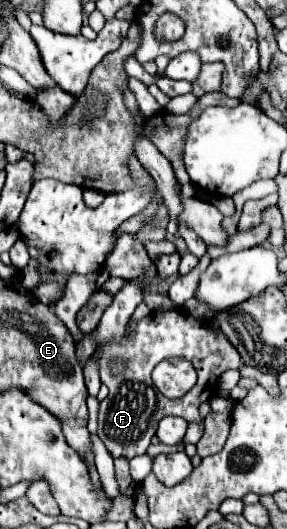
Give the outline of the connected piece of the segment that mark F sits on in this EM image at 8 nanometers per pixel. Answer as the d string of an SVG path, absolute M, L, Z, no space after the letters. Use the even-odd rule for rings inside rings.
M185 309L153 311L151 315L135 323L133 337L131 337L131 327L127 325L127 331L121 341L103 343L95 355L99 363L101 383L109 387L109 395L107 399L101 401L99 407L97 435L113 457L129 457L129 459L147 451L147 447L151 445L151 437L157 431L157 423L163 417L175 415L187 421L201 421L199 405L209 401L217 393L217 381L221 373L225 373L227 369L239 369L241 365L239 351L233 347L233 343L221 331L215 331L211 323L195 319ZM115 357L127 361L127 371L123 373L123 377L113 377L109 371L109 363ZM169 357L189 359L199 373L193 391L189 391L181 399L165 399L161 393L157 393L151 381L153 367Z

